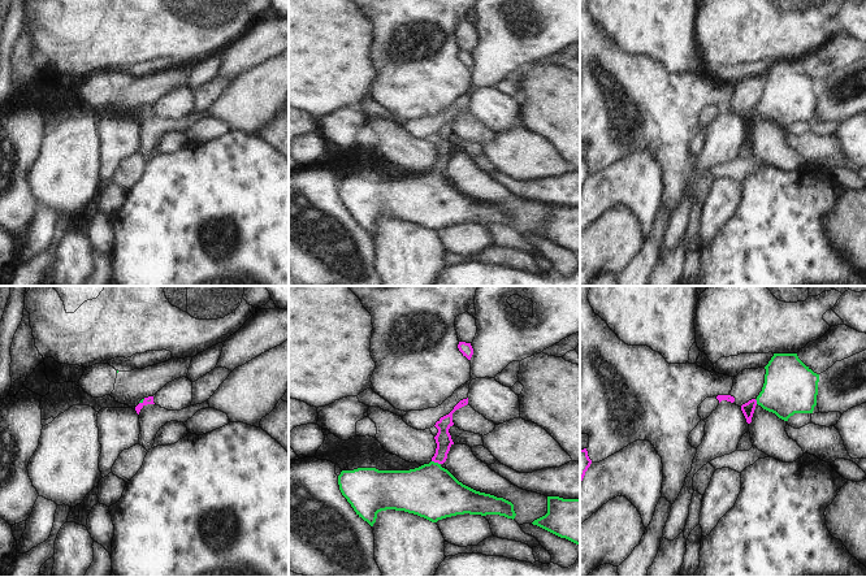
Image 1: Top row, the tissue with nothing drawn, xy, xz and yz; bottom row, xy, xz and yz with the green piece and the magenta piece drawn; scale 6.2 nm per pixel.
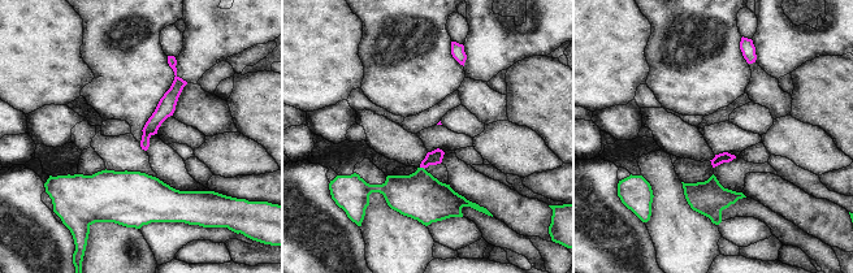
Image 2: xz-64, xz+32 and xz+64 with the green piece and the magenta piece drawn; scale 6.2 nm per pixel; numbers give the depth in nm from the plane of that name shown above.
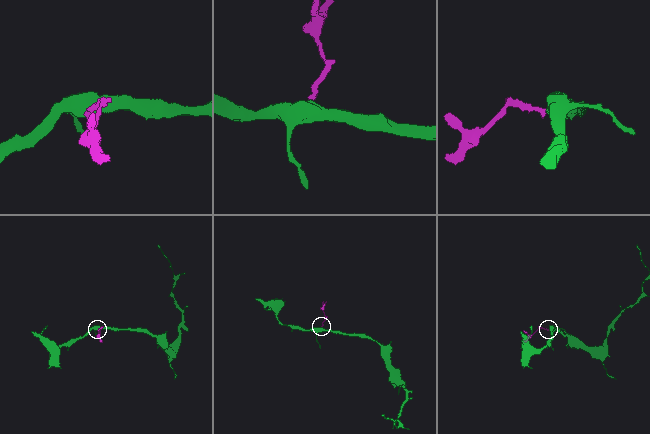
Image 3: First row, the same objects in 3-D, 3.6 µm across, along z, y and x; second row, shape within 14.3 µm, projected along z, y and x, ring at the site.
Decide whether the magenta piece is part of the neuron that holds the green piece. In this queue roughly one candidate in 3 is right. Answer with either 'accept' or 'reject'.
accept

